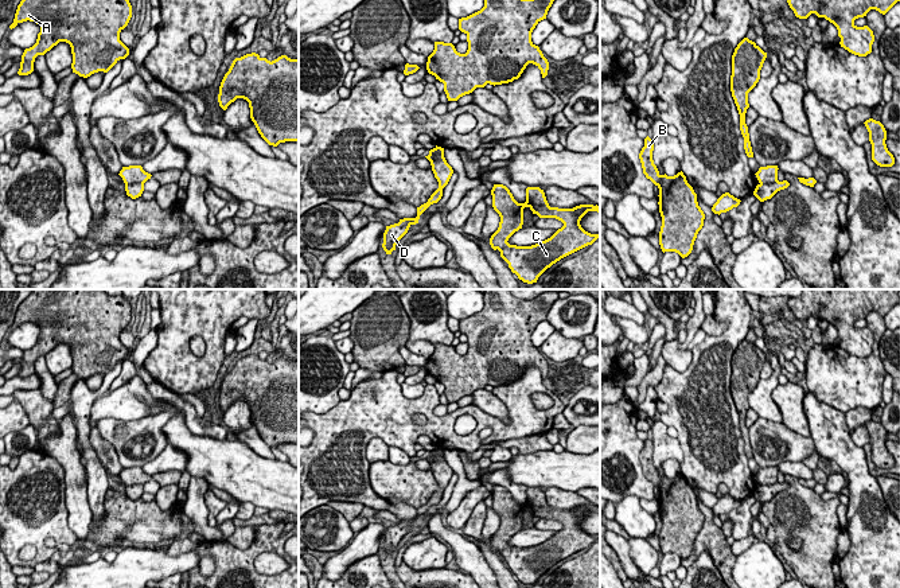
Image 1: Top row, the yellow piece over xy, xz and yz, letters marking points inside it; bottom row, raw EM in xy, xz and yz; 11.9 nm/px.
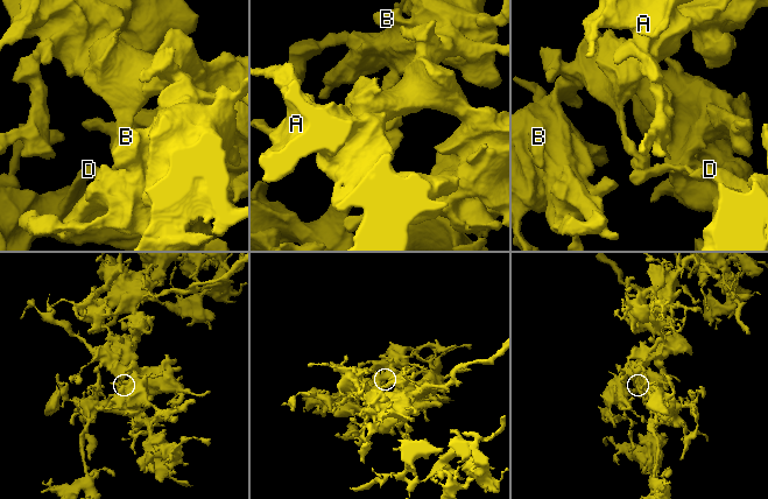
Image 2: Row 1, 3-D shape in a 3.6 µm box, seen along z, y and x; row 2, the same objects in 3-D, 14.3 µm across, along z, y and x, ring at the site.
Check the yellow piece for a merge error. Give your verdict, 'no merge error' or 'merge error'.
no merge error

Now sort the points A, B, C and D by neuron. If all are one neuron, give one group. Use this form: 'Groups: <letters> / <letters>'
Groups: A B C D

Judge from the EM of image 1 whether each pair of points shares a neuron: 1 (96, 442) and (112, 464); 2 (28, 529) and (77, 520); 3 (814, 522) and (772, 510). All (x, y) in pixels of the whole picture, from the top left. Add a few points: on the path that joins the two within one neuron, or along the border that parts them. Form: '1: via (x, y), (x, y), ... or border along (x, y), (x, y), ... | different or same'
1: via (101, 447), (109, 459) | same
2: border along (66, 490), (66, 525), (78, 540) | different
3: via (803, 513), (783, 510) | same

